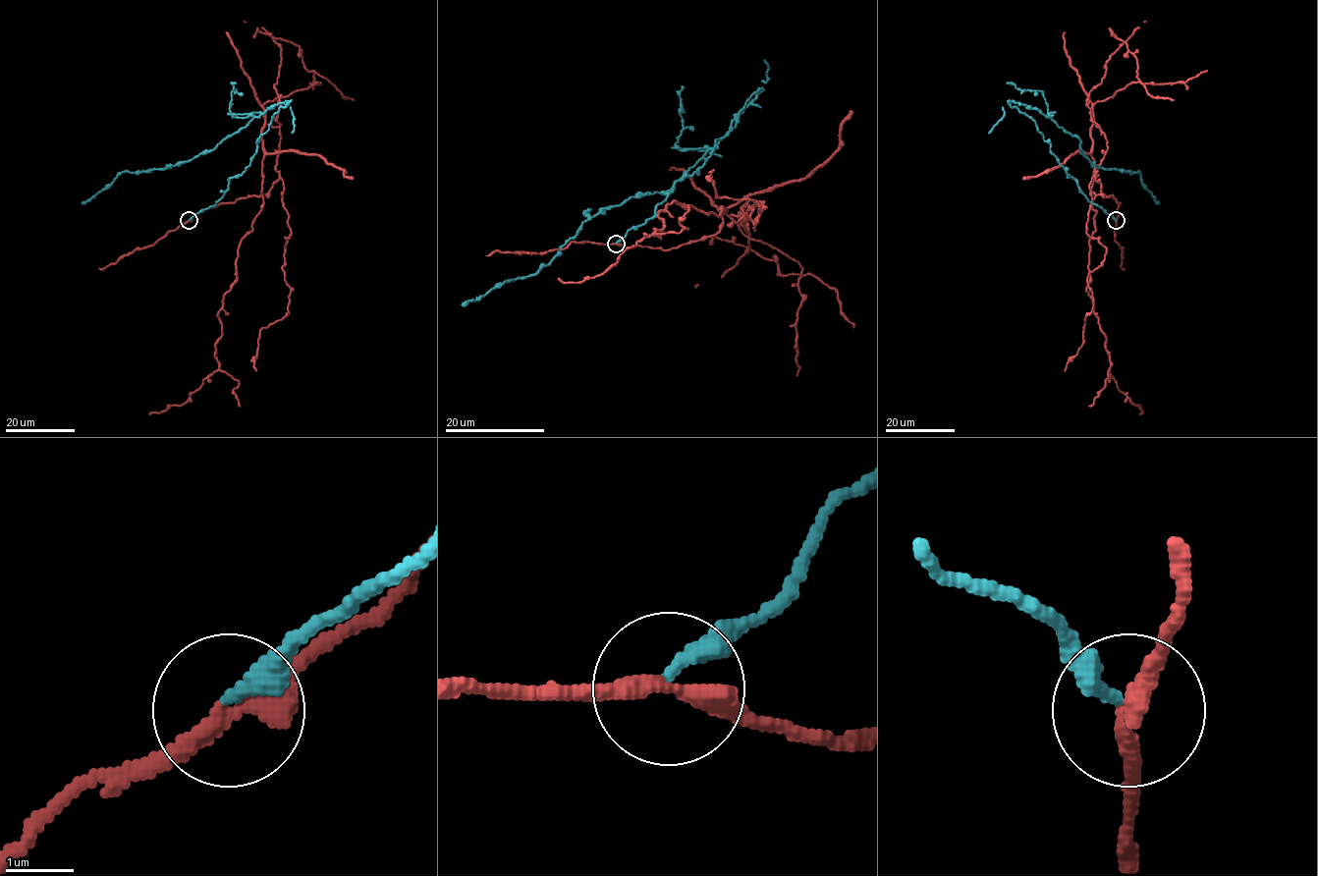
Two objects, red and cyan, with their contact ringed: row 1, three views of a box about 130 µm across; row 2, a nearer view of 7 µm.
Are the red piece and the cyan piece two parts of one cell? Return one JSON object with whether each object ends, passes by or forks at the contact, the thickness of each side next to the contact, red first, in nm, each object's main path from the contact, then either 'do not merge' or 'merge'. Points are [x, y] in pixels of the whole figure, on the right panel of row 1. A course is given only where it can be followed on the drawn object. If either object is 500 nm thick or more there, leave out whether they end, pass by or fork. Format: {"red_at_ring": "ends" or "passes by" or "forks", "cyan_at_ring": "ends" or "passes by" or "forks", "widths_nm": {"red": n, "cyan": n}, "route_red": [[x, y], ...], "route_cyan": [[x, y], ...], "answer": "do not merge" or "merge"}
{"red_at_ring": "passes by", "cyan_at_ring": "ends", "widths_nm": {"red": 320, "cyan": 280}, "route_red": [[1116, 220], [1121, 203], [1091, 190], [1093, 123], [1107, 150], [1086, 233], [1107, 252], [1064, 371]], "route_cyan": [[1115, 220], [1092, 203], [1035, 123], [1010, 101], [1037, 109], [1078, 138], [1098, 167], [1138, 172], [1158, 203]], "answer": "do not merge"}

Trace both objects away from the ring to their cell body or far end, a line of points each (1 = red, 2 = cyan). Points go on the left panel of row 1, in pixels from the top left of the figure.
1: (189, 220), (262, 194), (261, 128), (278, 127), (290, 292), (287, 313), (259, 331), (256, 371)
2: (189, 220), (216, 203), (229, 180), (250, 164), (258, 137), (288, 101), (191, 159), (123, 172), (82, 203)

